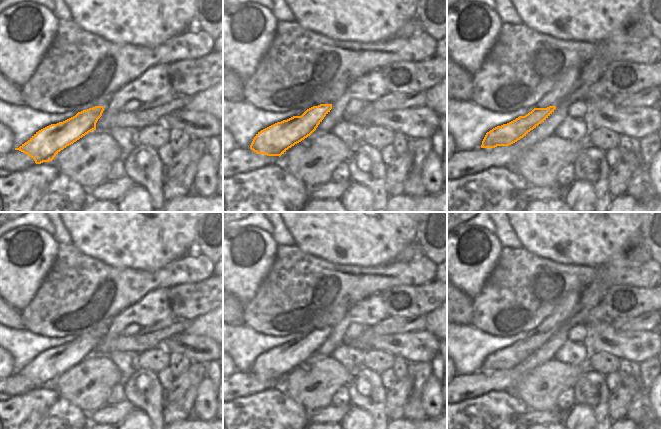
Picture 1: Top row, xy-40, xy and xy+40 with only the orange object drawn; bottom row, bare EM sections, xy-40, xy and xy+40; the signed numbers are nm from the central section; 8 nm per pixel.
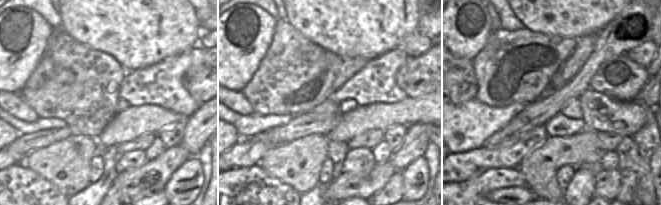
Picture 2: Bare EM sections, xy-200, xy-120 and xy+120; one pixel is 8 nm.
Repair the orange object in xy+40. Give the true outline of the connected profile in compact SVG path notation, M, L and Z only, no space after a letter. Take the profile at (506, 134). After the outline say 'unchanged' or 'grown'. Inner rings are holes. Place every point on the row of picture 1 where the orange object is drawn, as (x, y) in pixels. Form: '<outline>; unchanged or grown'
M575 66L568 70L556 83L556 85L535 105L531 112L525 116L519 116L515 120L497 126L486 133L481 148L495 148L497 146L509 146L524 136L539 124L544 122L570 93L574 87L581 67Z; grown

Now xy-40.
M95 106L63 122L51 124L36 132L15 150L30 156L36 164L50 162L61 150L96 130L96 123L104 110L103 106Z; unchanged

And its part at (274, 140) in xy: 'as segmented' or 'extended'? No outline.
extended

